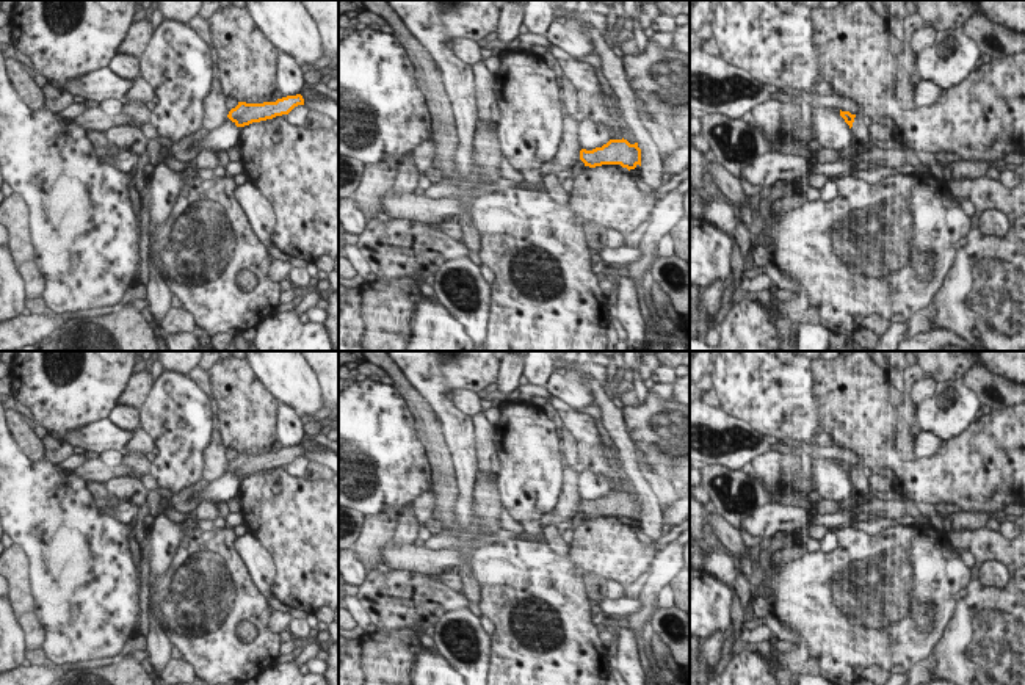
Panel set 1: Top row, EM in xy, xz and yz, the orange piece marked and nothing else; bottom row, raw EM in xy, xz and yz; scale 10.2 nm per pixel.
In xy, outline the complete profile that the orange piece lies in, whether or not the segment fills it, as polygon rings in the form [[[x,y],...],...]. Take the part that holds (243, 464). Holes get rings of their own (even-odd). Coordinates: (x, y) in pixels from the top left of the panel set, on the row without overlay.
[[[301,445],[287,447],[277,450],[276,453],[263,453],[263,455],[238,453],[238,456],[229,462],[227,469],[237,478],[244,478],[252,473],[260,473],[273,470],[276,467],[288,466],[298,456],[304,456],[304,450]]]

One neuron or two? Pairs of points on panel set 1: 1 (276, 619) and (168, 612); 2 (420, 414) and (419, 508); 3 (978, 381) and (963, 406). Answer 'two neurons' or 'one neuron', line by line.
1: two neurons
2: two neurons
3: two neurons

